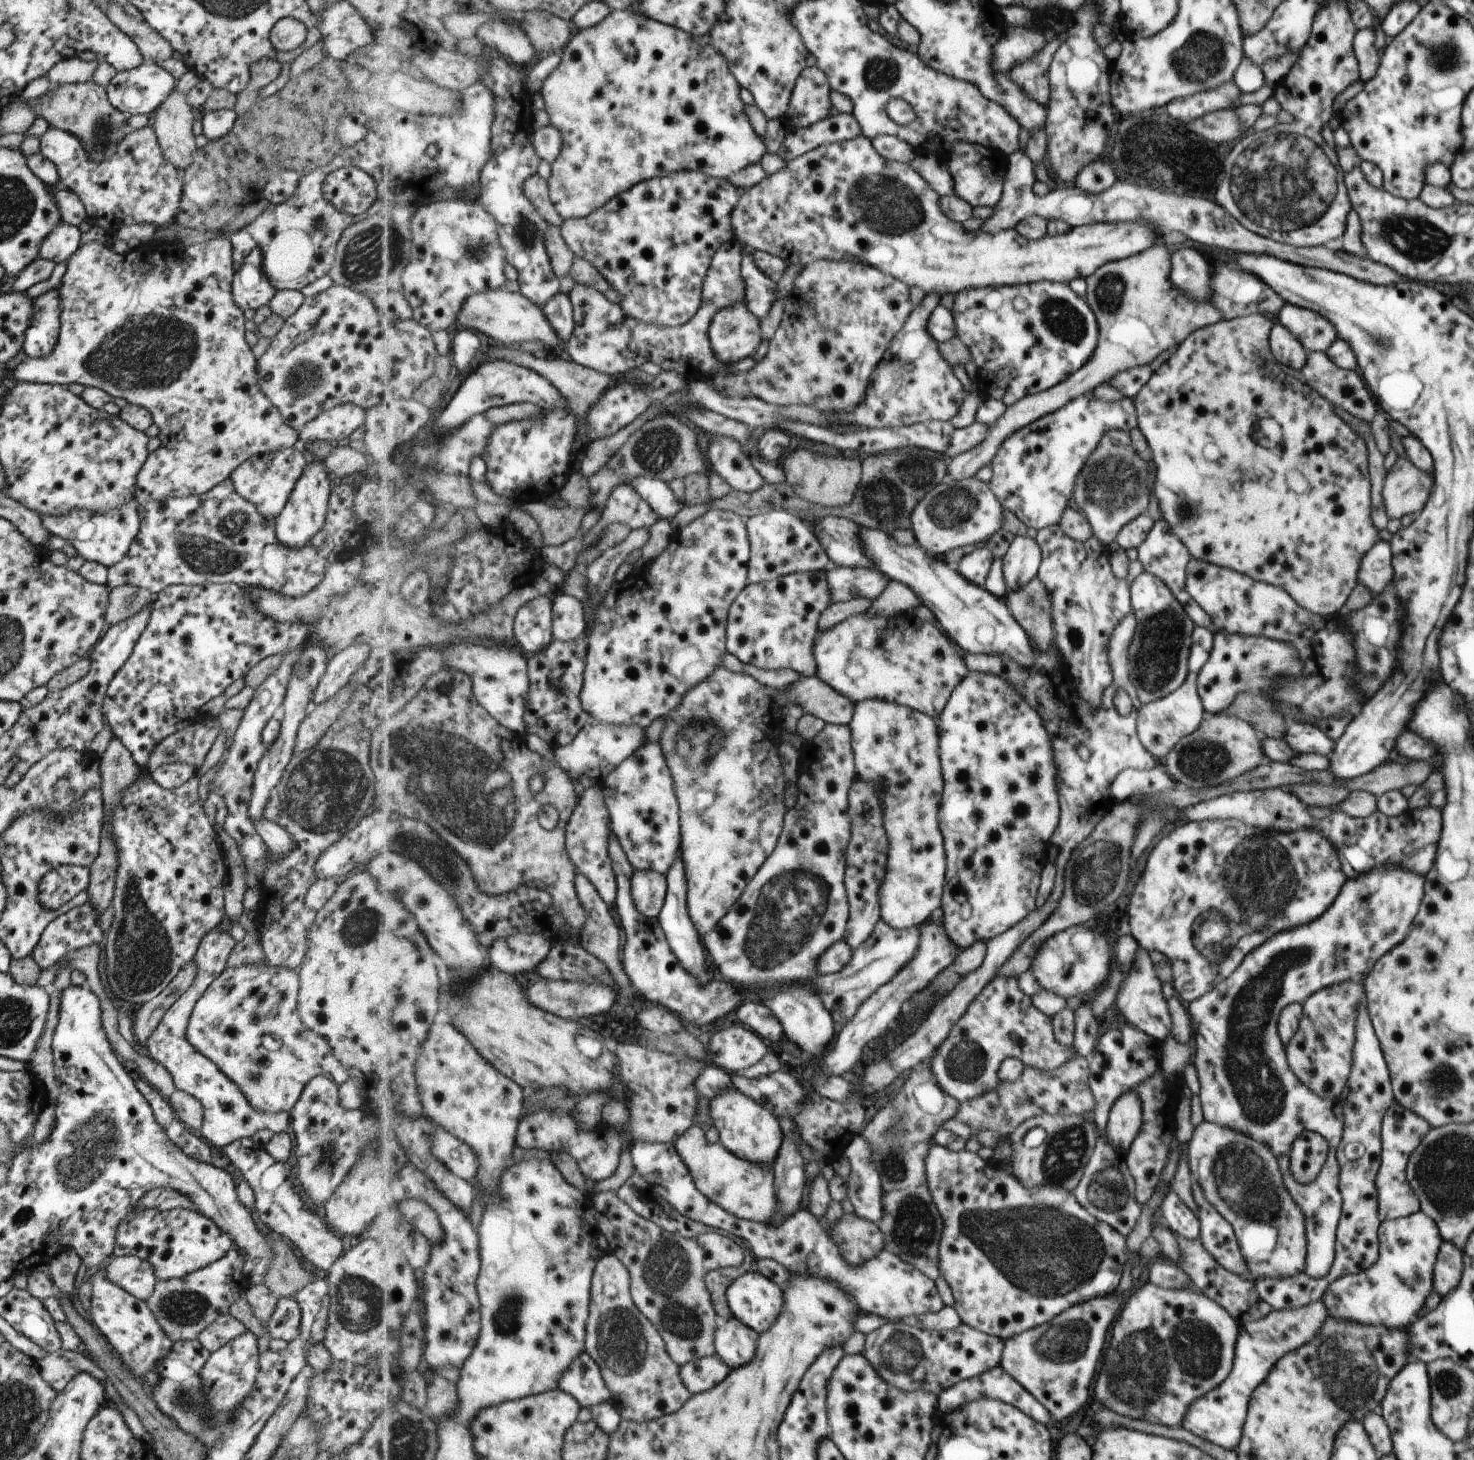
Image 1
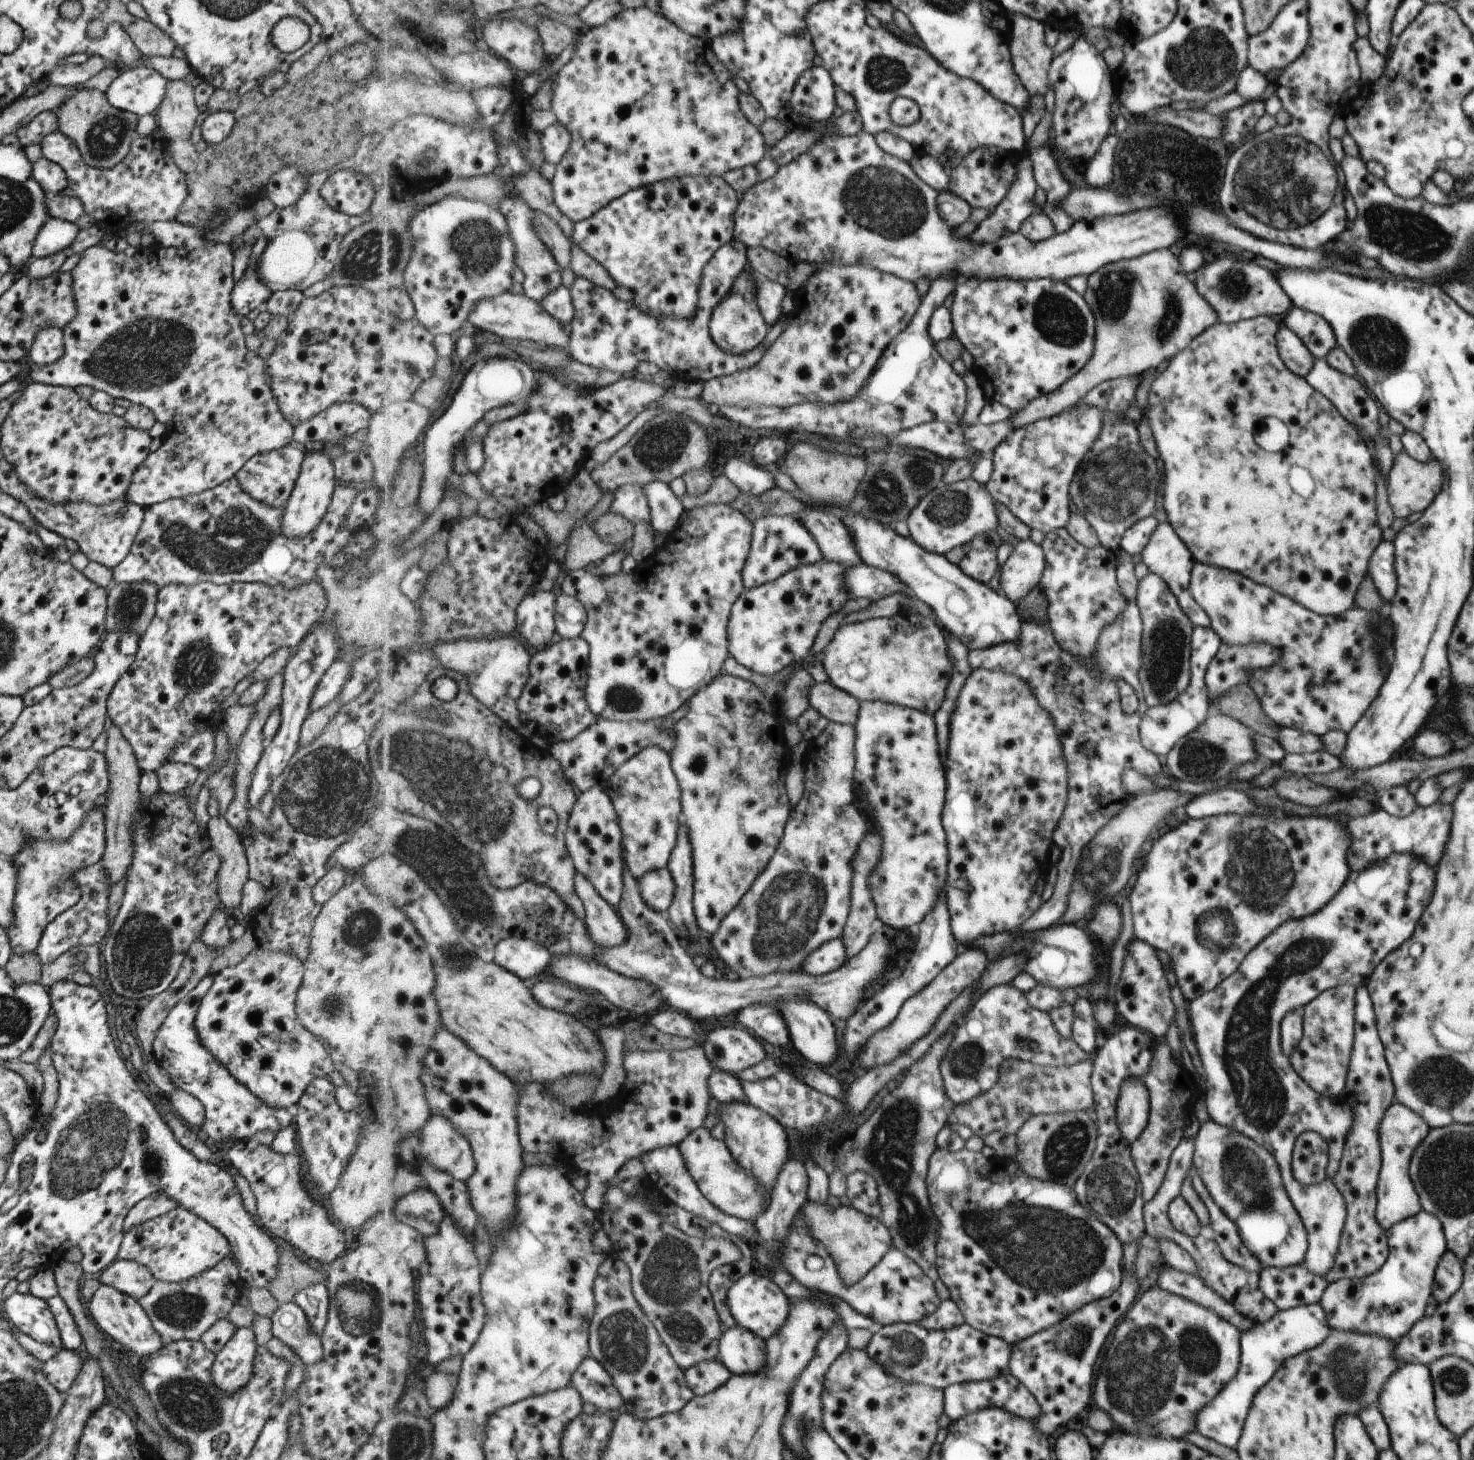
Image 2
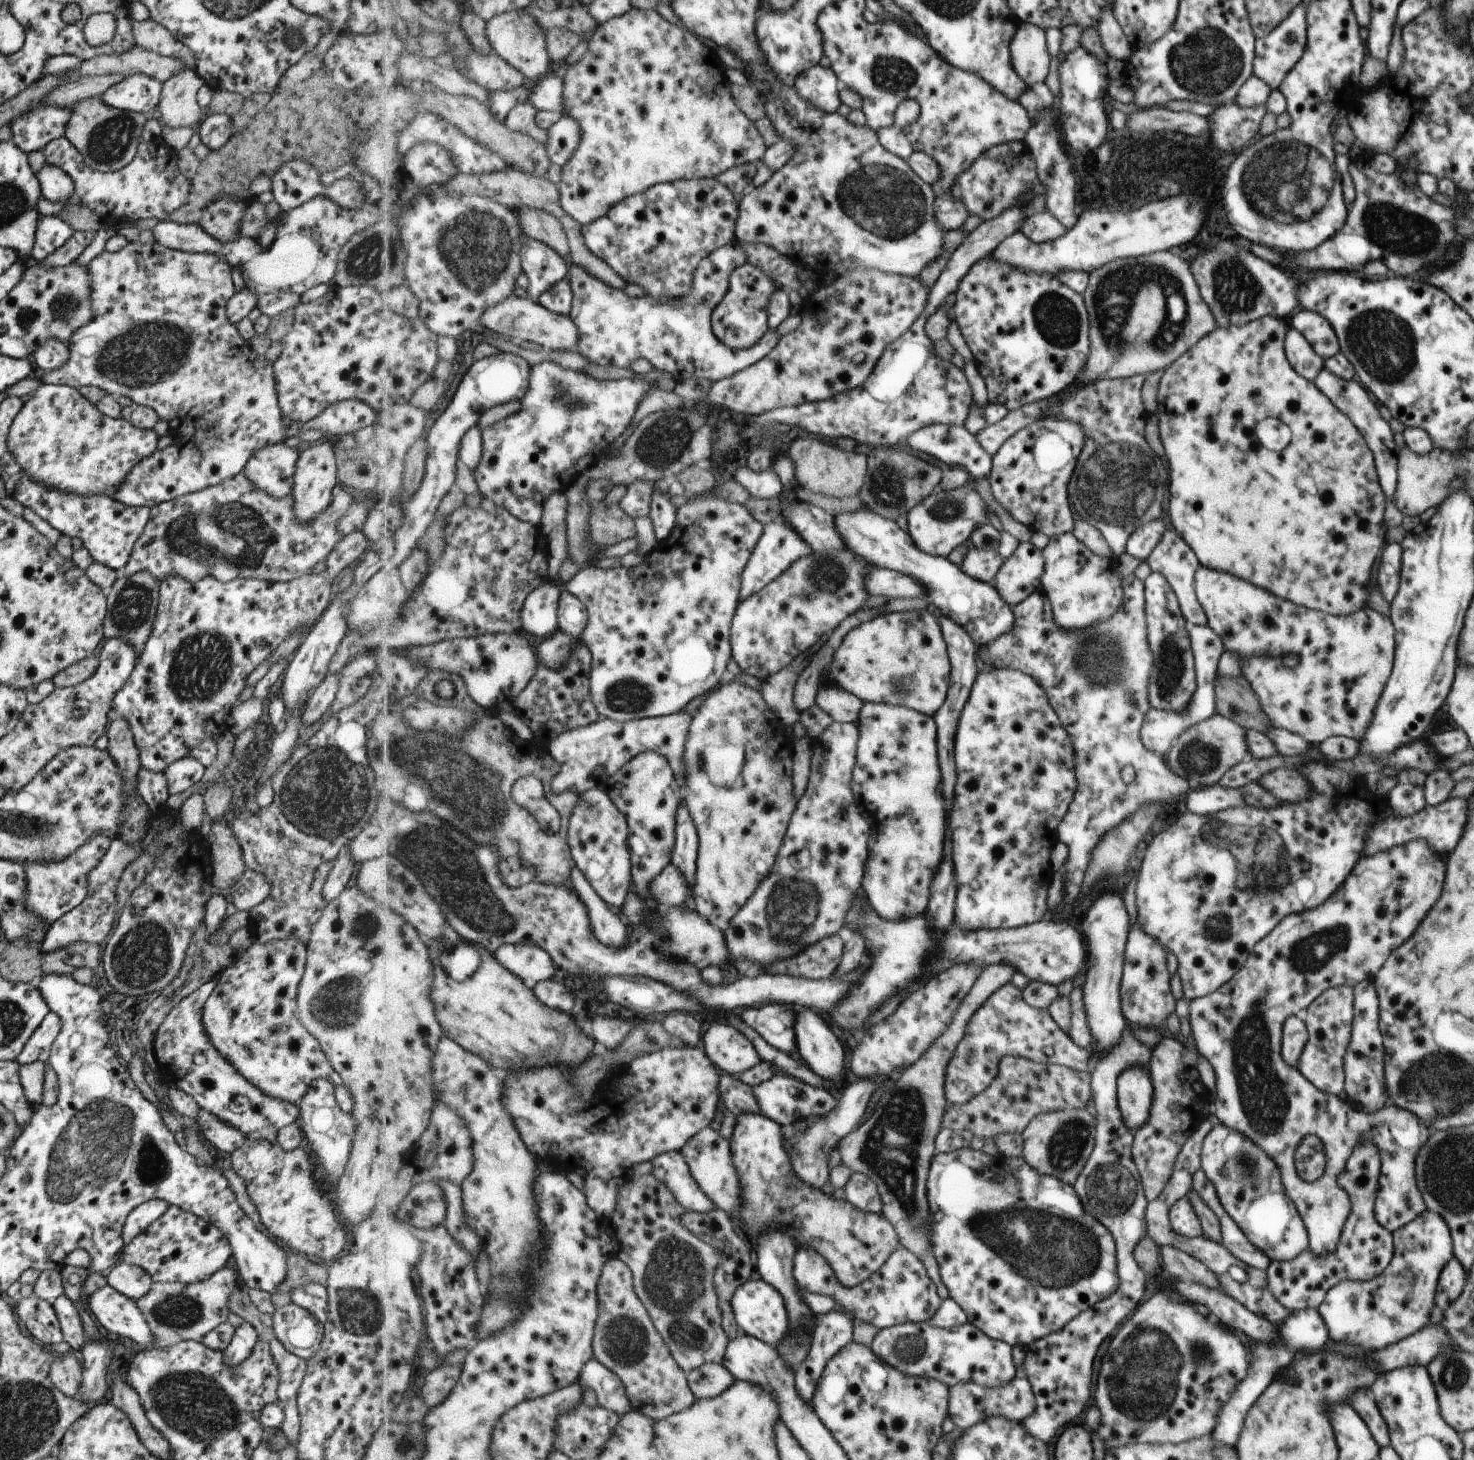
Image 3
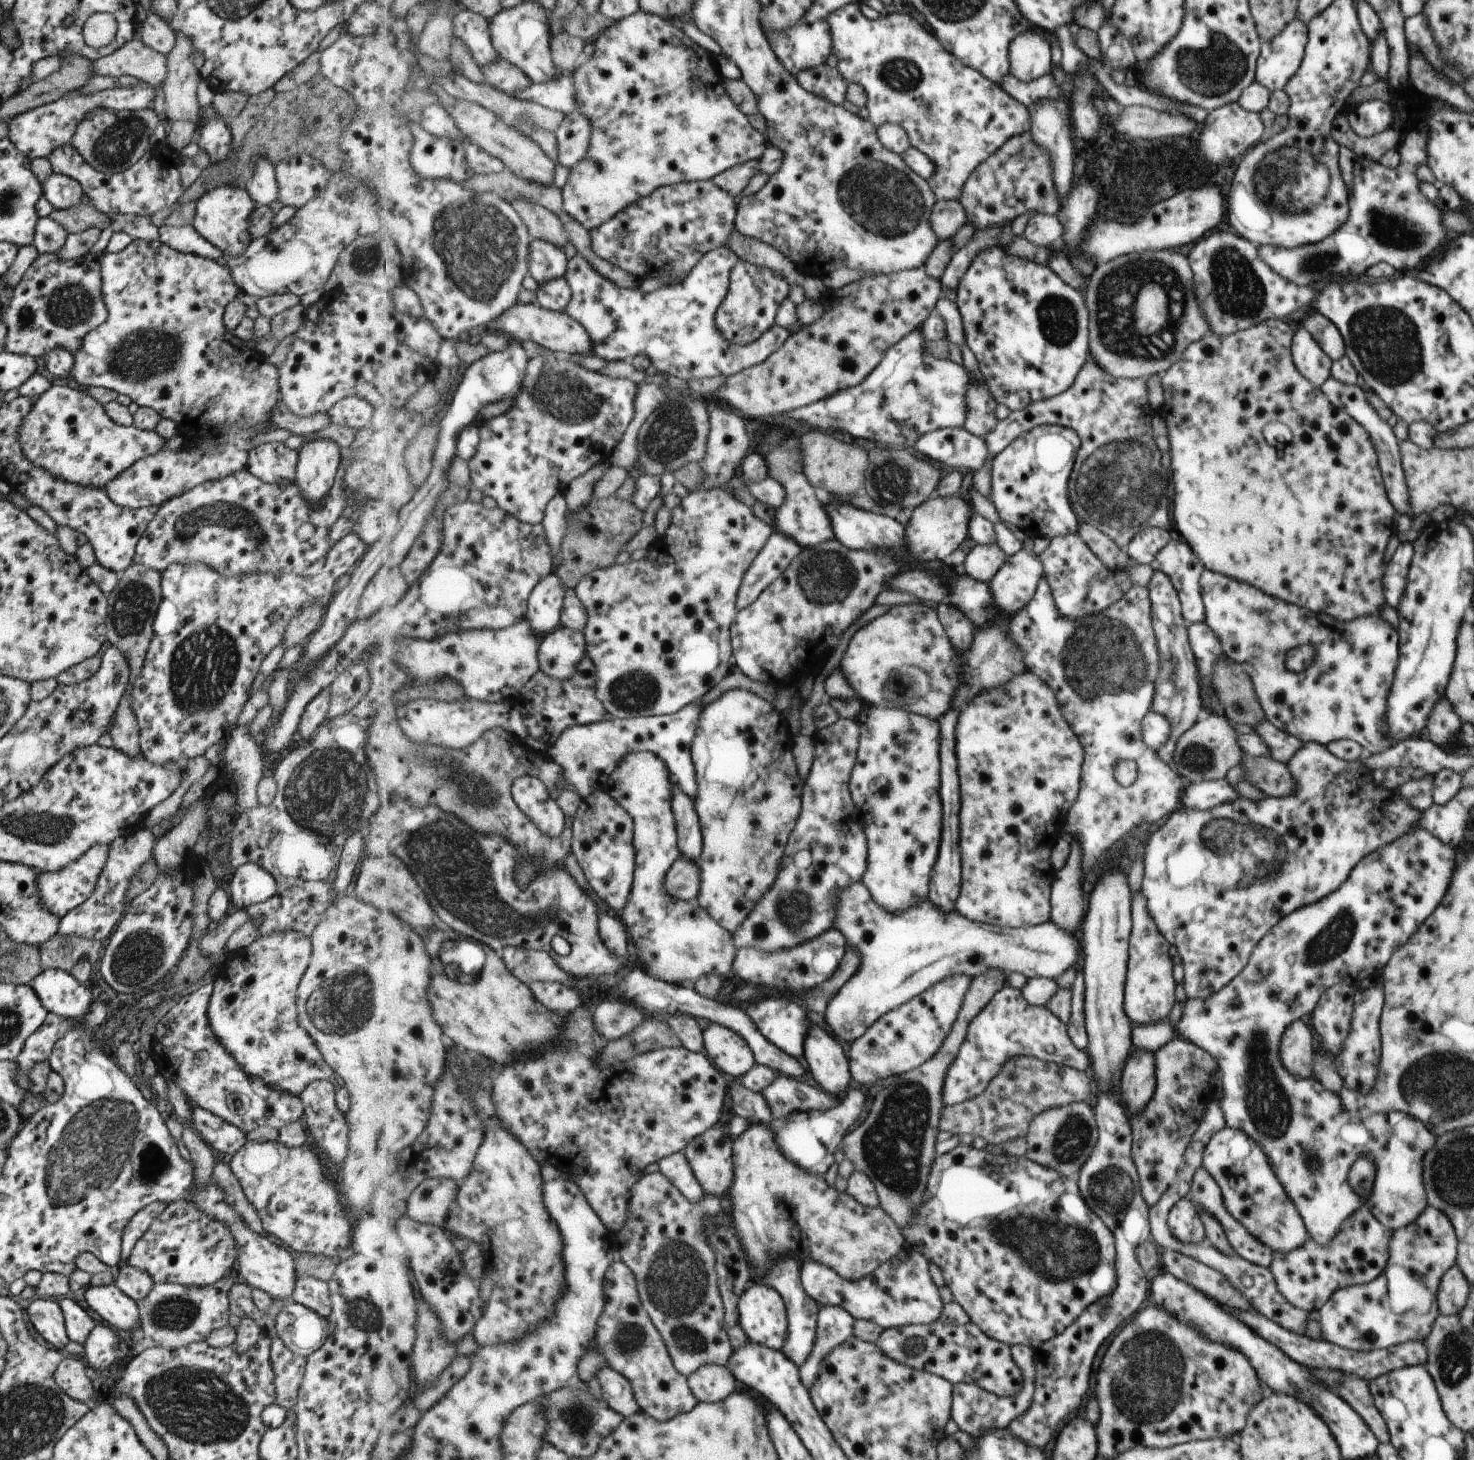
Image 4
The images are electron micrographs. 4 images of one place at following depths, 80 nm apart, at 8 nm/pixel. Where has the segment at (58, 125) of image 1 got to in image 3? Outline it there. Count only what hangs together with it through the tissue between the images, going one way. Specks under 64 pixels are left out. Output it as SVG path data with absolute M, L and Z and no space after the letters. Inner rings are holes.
M91 96L71 106L64 137L77 150L85 166L101 173L109 173L119 170L133 160L137 144L142 140L143 124L150 117L145 114L116 110L101 102L99 96Z

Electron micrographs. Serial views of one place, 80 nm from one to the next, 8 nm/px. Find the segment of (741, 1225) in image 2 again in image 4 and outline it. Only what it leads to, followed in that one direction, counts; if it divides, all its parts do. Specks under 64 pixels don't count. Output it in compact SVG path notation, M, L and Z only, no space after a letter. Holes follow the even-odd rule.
M684 1151L672 1154L658 1162L660 1171L691 1201L699 1202L706 1195L702 1182L695 1176Z

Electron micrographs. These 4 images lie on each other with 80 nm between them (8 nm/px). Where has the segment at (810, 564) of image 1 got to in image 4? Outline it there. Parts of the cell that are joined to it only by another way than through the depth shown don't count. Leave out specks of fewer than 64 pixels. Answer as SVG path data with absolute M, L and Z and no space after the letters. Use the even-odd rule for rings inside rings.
M774 530L769 542L753 560L737 592L737 609L751 606L789 568L803 547L793 538Z

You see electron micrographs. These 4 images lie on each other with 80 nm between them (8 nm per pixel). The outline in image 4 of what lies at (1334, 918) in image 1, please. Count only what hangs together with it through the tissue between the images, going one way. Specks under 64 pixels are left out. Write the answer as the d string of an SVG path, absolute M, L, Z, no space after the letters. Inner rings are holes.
M1411 829L1364 857L1348 874L1347 880L1332 893L1280 918L1257 942L1243 972L1211 997L1186 999L1176 1023L1165 1020L1133 1025L1135 1048L1153 1053L1166 1042L1181 1036L1216 1058L1221 1071L1220 1109L1226 1126L1244 1131L1255 1142L1265 1146L1265 1154L1269 1154L1269 1158L1273 1158L1273 1166L1277 1166L1277 1178L1285 1182L1288 1198L1295 1204L1314 1243L1331 1244L1341 1228L1341 1221L1347 1220L1362 1205L1362 1196L1352 1189L1347 1178L1352 1164L1363 1154L1369 1154L1374 1164L1374 1184L1366 1202L1371 1214L1391 1232L1415 1221L1428 1206L1421 1161L1425 1151L1436 1141L1436 1136L1420 1119L1401 1111L1374 1114L1365 1120L1353 1119L1344 1109L1339 1095L1325 1090L1317 1079L1297 1079L1289 1074L1280 1061L1280 1038L1295 1019L1312 1012L1321 993L1330 986L1339 983L1353 986L1359 979L1377 976L1395 950L1407 942L1443 900L1450 885L1449 878L1455 872L1453 849L1428 830ZM1307 1155L1316 1159L1316 1167L1309 1166Z

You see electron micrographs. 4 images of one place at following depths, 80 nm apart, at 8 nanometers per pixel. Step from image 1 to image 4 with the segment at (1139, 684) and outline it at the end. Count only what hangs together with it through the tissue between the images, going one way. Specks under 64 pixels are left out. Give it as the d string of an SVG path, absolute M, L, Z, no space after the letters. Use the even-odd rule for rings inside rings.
M1153 571L1146 589L1150 602L1150 623L1156 640L1157 652L1159 652L1159 670L1151 710L1163 715L1171 723L1171 734L1169 734L1167 744L1161 745L1156 754L1167 766L1172 767L1172 752L1177 739L1196 724L1195 718L1203 708L1199 695L1198 668L1194 660L1195 655L1191 654L1192 650L1189 650L1190 644L1187 644L1185 622L1179 612L1179 593L1172 585L1172 581L1168 575Z

